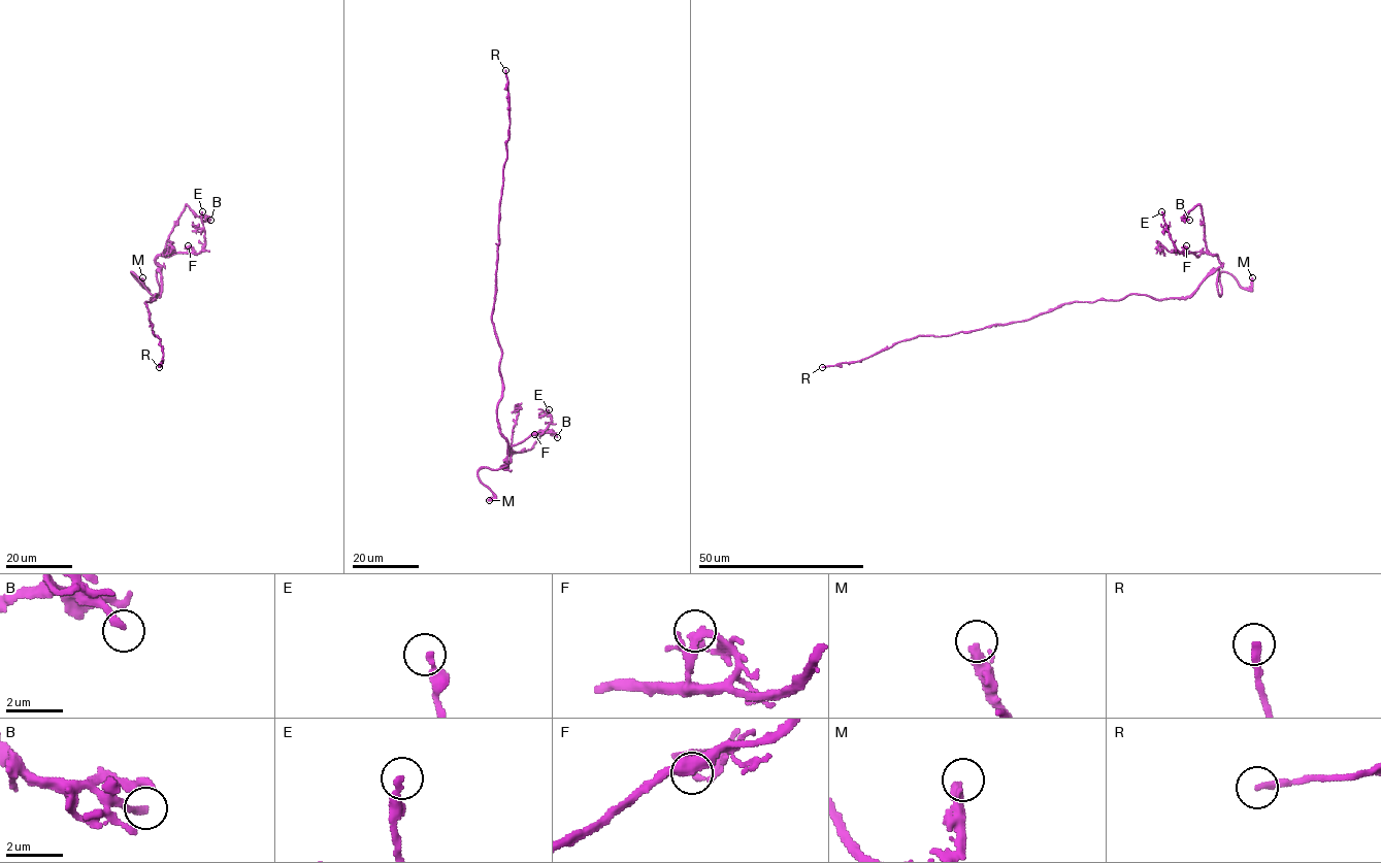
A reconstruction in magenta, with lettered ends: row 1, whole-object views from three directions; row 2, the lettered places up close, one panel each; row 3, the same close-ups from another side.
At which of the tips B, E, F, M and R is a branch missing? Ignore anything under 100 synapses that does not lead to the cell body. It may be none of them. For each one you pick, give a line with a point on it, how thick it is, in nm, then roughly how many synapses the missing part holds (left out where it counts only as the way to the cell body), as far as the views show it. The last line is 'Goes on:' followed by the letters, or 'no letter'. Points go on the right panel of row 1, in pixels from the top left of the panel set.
M: (1252, 277) | 360 nm
R: (822, 367) | 240 nm | 250 syn
Goes on: M, R

